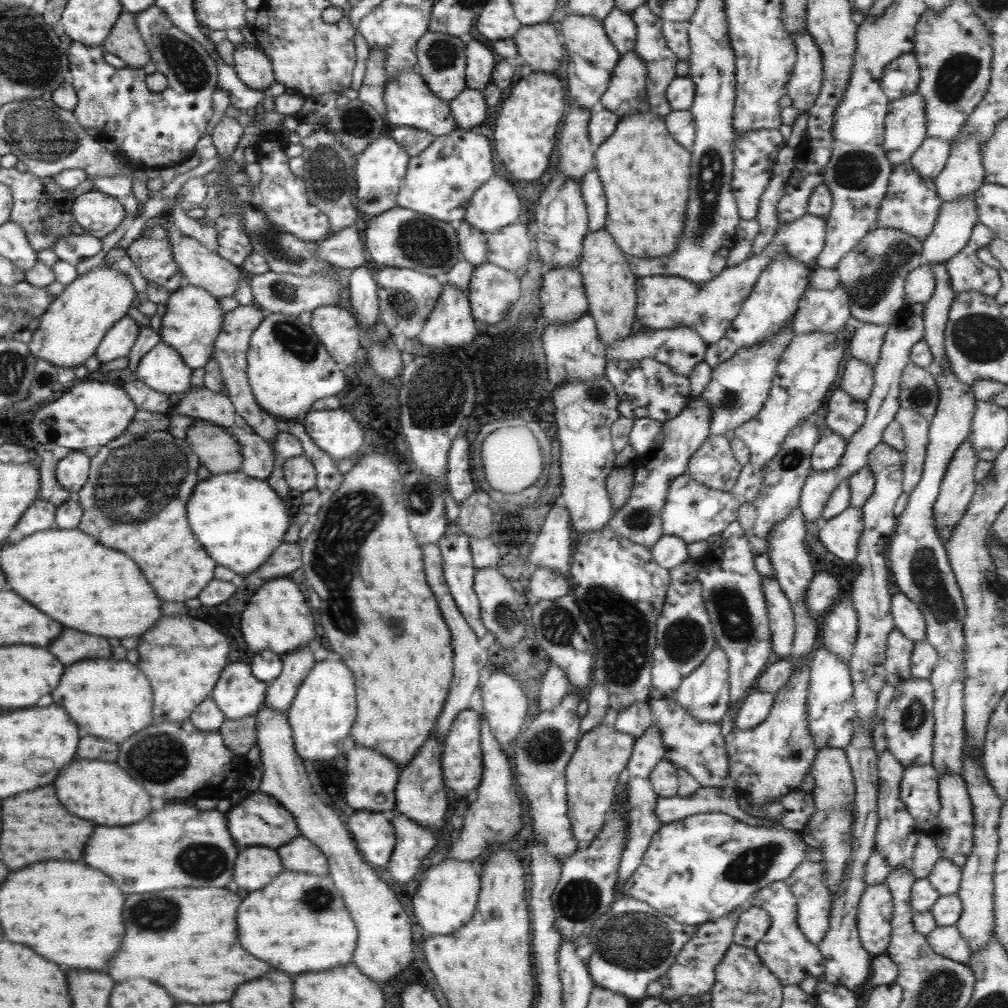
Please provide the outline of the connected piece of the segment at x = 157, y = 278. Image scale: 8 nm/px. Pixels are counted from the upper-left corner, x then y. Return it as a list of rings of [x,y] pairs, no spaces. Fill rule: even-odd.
[[[160,223],[141,233],[126,254],[146,281],[174,293],[185,284],[184,274],[174,261],[168,231]]]

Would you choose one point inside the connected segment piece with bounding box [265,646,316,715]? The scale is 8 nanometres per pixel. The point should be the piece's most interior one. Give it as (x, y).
(280, 692)

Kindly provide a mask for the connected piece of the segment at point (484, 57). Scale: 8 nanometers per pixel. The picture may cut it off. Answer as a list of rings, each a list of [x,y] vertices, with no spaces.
[[[470,40],[466,44],[466,86],[483,90],[491,83],[493,70],[496,66],[497,56],[478,40]]]

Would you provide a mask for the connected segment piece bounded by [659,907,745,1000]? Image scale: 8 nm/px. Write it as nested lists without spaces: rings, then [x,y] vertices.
[[[737,907],[727,916],[698,925],[698,930],[694,932],[694,936],[682,946],[682,950],[676,956],[676,960],[668,969],[667,975],[671,987],[666,988],[659,998],[664,1000],[675,998],[677,1000],[682,995],[698,997],[709,992],[715,982],[716,965],[718,965],[728,947],[733,943],[734,927],[736,927],[736,921],[738,921],[740,913],[744,910],[744,907],[742,907],[742,910],[740,910],[740,907]]]

